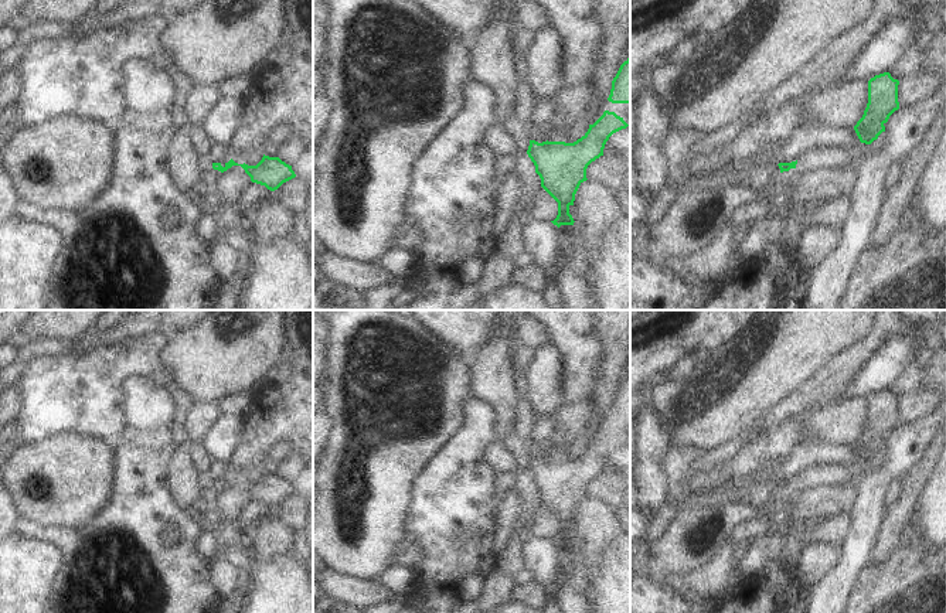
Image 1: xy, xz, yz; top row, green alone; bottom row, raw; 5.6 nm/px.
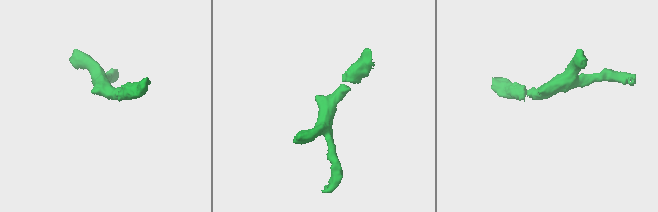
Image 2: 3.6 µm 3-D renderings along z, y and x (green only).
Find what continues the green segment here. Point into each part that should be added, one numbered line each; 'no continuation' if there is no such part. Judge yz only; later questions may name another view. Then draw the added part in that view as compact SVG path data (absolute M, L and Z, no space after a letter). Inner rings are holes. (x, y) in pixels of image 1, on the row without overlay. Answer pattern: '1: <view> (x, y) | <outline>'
no continuation

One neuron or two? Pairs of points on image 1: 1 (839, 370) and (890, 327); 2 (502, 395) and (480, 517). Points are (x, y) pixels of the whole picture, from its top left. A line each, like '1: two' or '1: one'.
1: one
2: two

